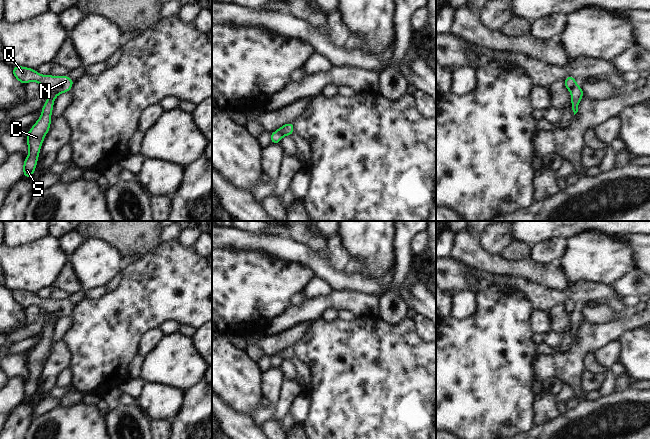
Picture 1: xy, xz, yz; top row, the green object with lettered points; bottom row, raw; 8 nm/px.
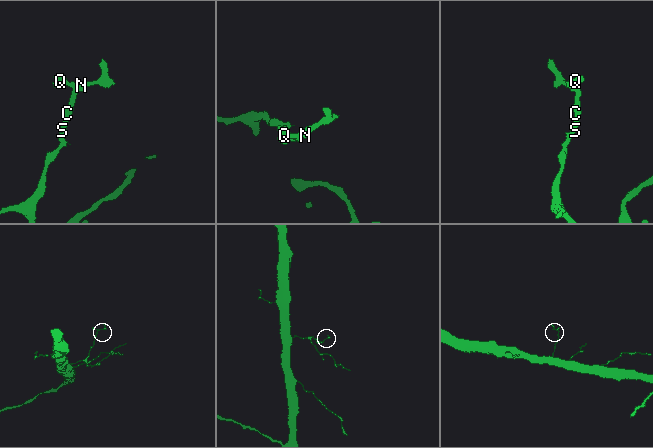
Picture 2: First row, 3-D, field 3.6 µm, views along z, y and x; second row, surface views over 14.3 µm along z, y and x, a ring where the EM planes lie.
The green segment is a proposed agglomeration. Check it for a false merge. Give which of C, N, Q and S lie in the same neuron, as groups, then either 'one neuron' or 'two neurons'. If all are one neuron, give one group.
groups C S / N Q; two neurons

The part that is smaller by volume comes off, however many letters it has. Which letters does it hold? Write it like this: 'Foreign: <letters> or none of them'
Foreign: N, Q

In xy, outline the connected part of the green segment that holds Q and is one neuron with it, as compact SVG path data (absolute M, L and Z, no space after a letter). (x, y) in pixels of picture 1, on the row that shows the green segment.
M14 66L12 68L12 74L23 85L35 81L46 89L54 90L58 95L71 91L75 82L68 75L41 75L36 69L25 66Z

